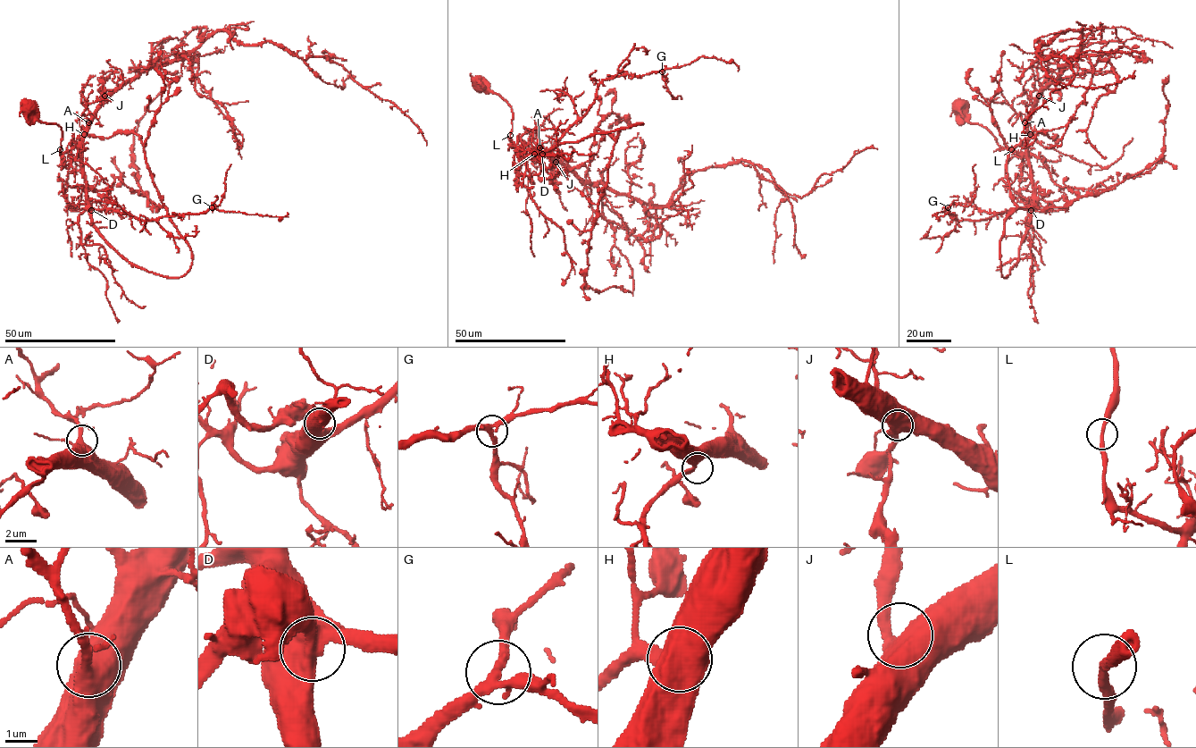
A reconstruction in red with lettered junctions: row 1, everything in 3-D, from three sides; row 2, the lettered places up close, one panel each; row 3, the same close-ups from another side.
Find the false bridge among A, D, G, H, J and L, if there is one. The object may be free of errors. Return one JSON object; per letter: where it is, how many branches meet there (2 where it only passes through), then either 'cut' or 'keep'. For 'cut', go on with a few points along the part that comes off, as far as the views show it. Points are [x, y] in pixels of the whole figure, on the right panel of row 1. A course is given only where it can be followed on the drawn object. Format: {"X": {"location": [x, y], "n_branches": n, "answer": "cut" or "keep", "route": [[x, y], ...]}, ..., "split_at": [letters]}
{"A": {"location": [1024, 122], "n_branches": 3, "answer": "keep"}, "D": {"location": [1031, 210], "n_branches": 2, "answer": "keep"}, "G": {"location": [948, 207], "n_branches": 3, "answer": "keep"}, "H": {"location": [1030, 134], "n_branches": 2, "answer": "keep"}, "J": {"location": [1039, 96], "n_branches": 2, "answer": "keep"}, "L": {"location": [1011, 149], "n_branches": 2, "answer": "keep"}, "split_at": []}

